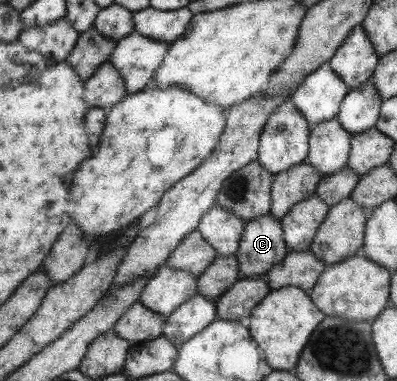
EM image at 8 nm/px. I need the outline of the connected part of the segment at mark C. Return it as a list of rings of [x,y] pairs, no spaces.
[[[271,214],[247,221],[235,251],[238,278],[264,276],[273,266],[280,264],[288,253],[283,240],[281,221]]]

